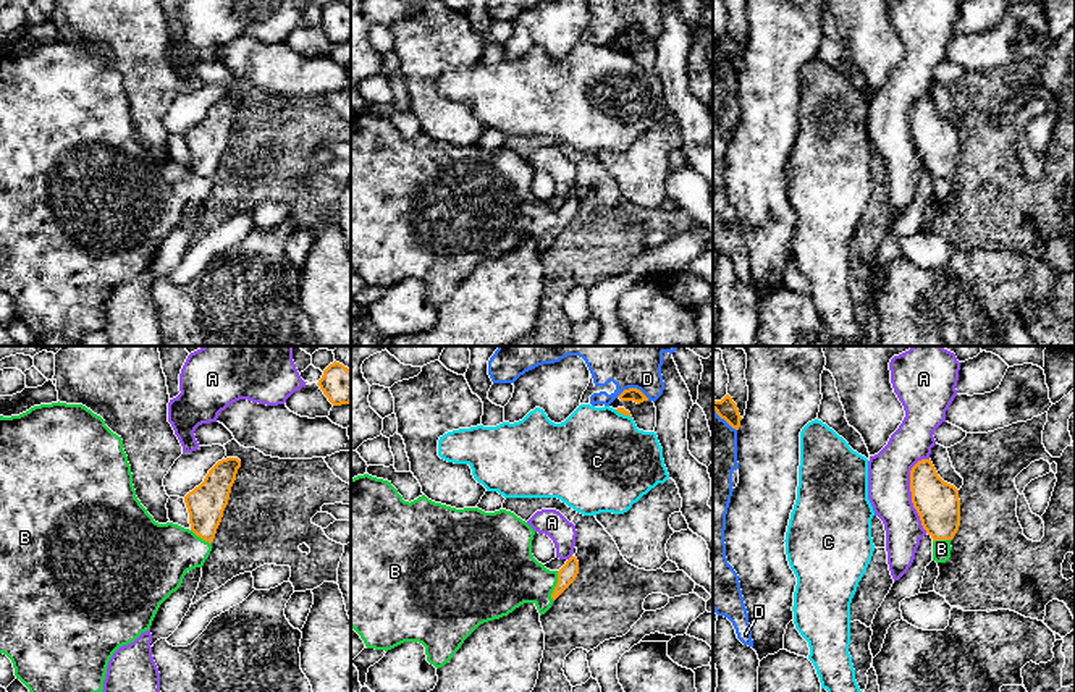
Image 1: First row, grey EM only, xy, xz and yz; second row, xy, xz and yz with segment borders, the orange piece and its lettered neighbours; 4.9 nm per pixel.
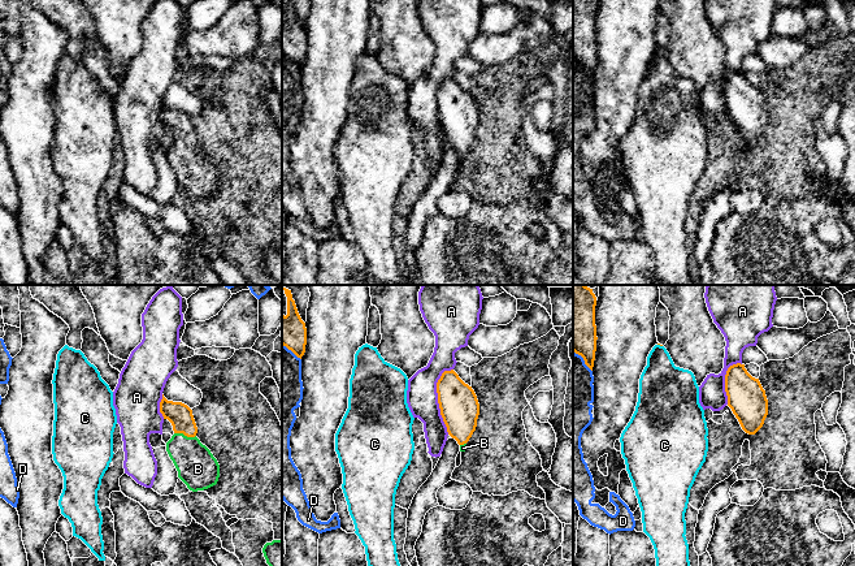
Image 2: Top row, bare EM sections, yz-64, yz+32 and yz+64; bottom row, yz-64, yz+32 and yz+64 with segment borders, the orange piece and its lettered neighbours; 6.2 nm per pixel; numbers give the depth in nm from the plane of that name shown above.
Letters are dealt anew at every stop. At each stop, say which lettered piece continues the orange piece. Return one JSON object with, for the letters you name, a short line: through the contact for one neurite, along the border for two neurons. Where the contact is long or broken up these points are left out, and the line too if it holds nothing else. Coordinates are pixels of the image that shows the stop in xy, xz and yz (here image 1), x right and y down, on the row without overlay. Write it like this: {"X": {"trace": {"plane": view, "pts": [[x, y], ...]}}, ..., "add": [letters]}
{"B": {"trace": {"plane": "xz", "pts": [[568, 210], [556, 223], [539, 223], [508, 214]]}}, "add": ["B"]}

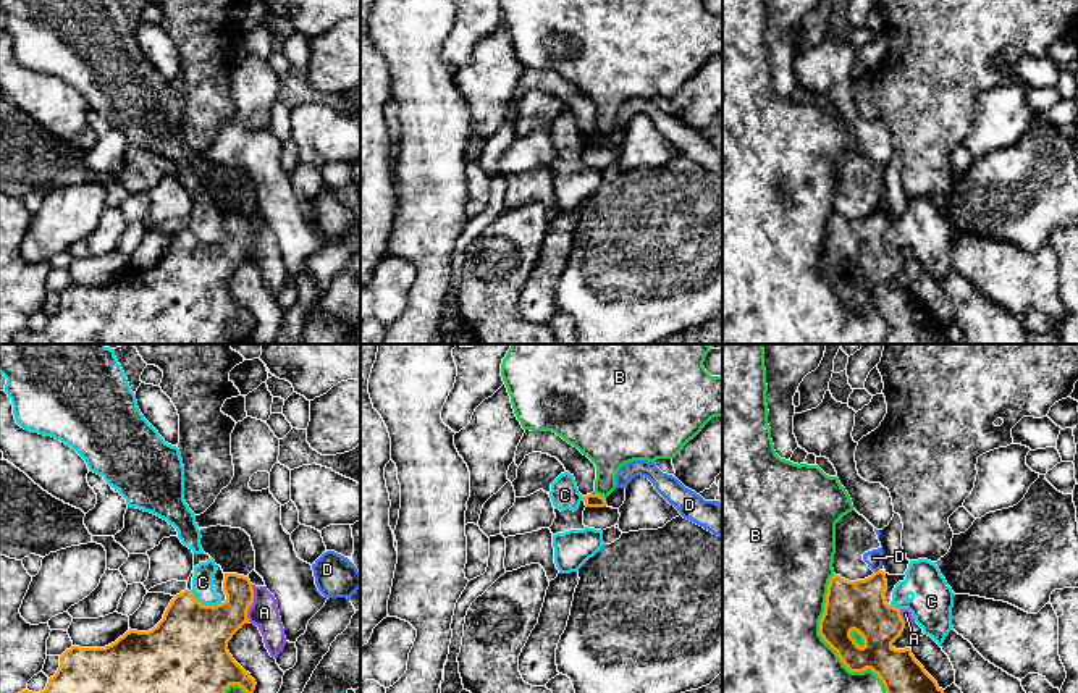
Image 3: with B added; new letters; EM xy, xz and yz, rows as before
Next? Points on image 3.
{"add": []}

